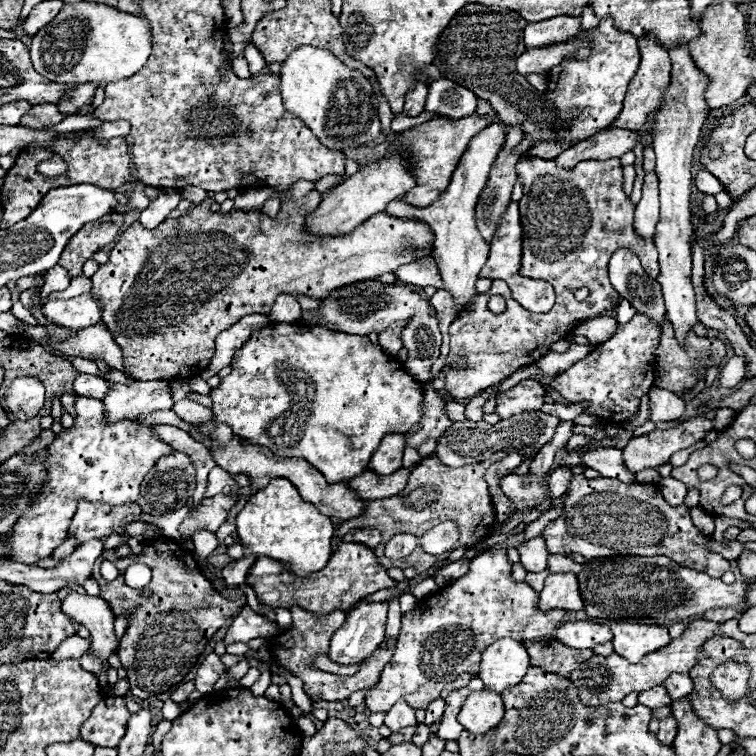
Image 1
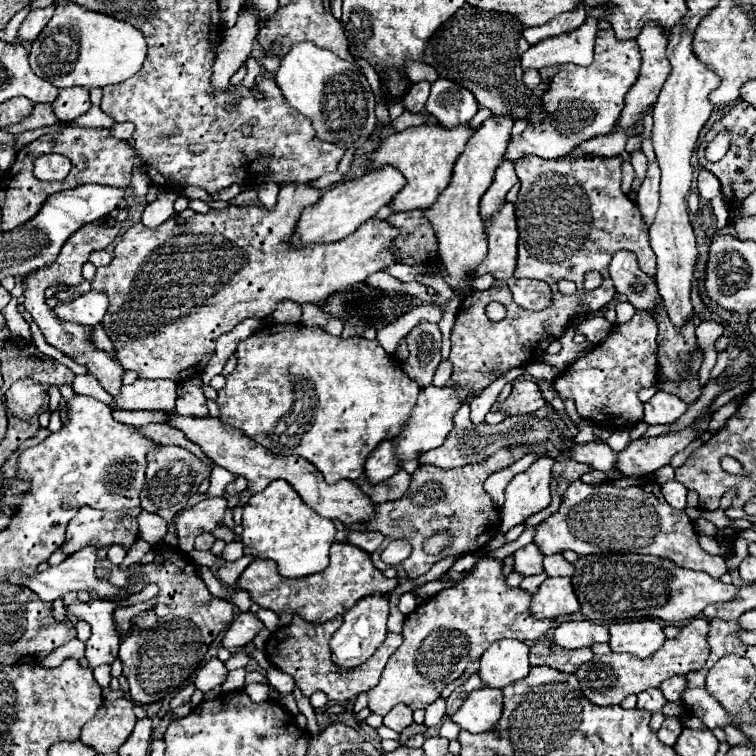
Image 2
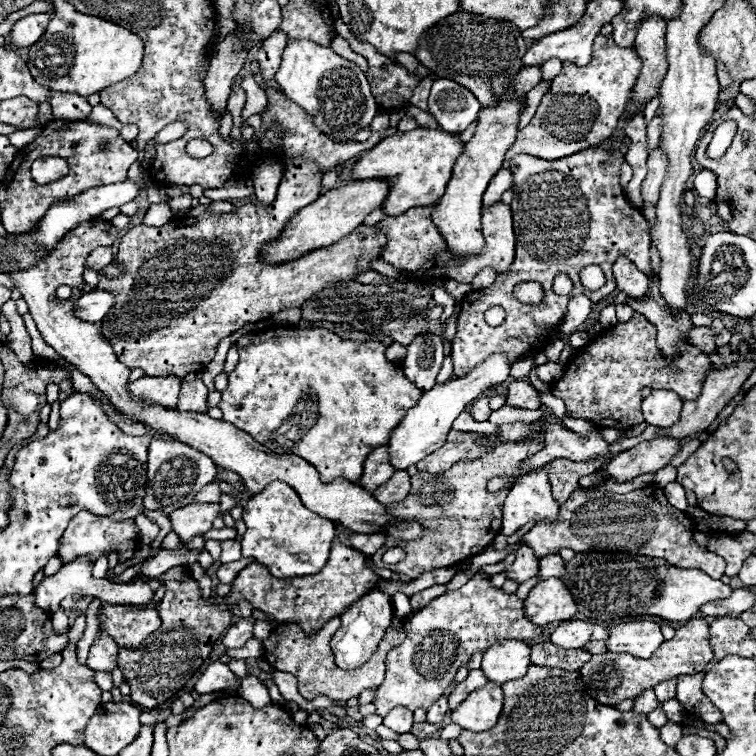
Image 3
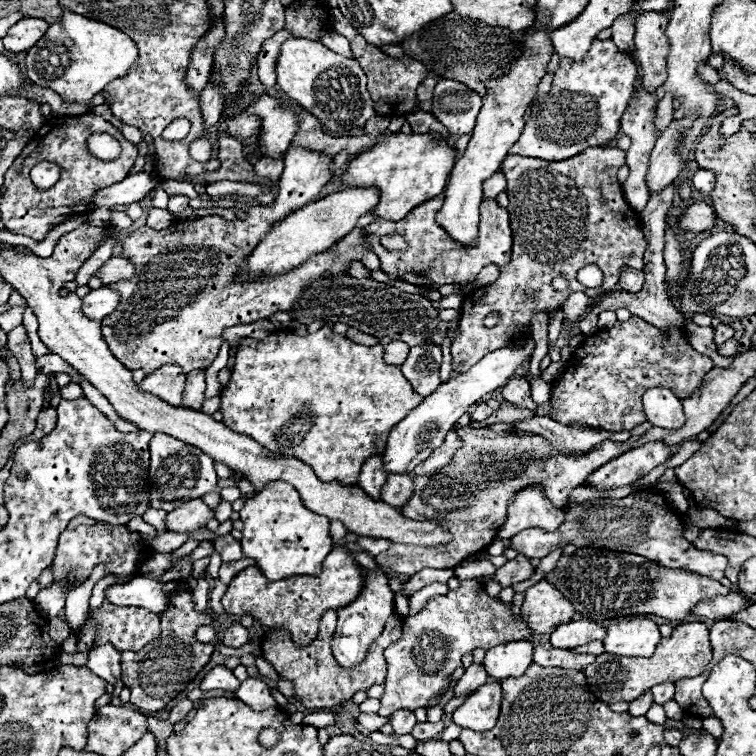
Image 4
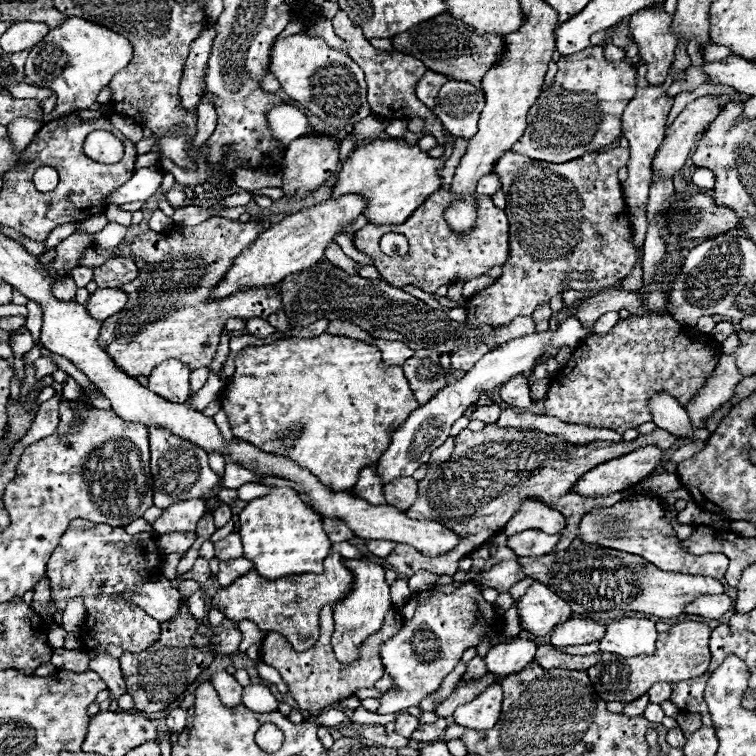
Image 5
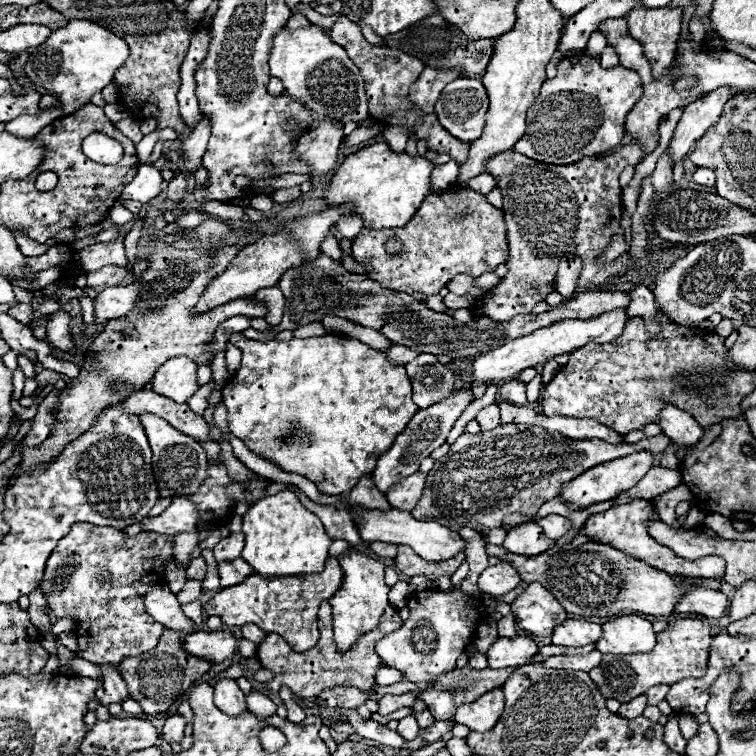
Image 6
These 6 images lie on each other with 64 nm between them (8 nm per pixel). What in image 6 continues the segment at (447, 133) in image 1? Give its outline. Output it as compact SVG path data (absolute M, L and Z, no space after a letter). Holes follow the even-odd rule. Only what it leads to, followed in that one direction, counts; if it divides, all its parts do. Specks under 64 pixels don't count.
M386 142L366 146L342 162L334 174L330 188L324 192L328 204L356 204L356 216L364 220L366 228L402 228L412 220L424 198L432 192L430 174L436 164L424 156L408 156L408 152L392 152Z

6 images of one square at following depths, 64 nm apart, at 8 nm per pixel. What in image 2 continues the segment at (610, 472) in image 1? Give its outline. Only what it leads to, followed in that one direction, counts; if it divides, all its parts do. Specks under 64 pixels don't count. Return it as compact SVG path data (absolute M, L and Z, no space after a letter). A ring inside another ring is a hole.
M566 442L562 444L562 450L570 450L572 458L576 462L592 466L592 470L604 472L610 480L624 478L622 472L616 470L616 460L618 452L614 452L608 444L604 442L586 442L586 444L576 444L576 442Z

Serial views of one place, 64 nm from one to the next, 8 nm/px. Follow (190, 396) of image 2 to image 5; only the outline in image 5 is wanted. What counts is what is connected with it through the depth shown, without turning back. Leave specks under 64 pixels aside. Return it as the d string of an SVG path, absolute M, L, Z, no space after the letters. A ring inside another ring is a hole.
M208 368L192 370L192 374L190 374L190 396L194 396L204 386L206 378L208 378Z

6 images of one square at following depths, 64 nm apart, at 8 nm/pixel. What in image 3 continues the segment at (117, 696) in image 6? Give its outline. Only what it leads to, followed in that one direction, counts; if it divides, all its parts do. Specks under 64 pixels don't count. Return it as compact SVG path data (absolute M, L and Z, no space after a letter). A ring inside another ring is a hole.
M102 606L98 608L98 612L96 612L96 618L98 618L98 632L96 632L96 638L94 638L94 642L92 642L92 646L90 646L90 652L88 652L88 664L86 666L90 666L92 670L106 670L106 672L110 672L112 668L116 668L118 664L116 664L116 658L118 658L118 644L110 638L110 636L106 636L104 634L104 630L102 630L102 620L100 620L100 614L102 612Z

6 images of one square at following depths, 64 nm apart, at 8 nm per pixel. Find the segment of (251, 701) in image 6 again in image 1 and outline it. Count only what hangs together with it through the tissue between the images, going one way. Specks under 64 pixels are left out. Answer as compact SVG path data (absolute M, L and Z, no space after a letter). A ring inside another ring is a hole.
M266 670L266 672L262 672L260 678L250 686L250 690L252 690L254 696L264 696L264 692L266 692L266 688L268 688L270 684L272 684L272 680L270 680L270 672Z

